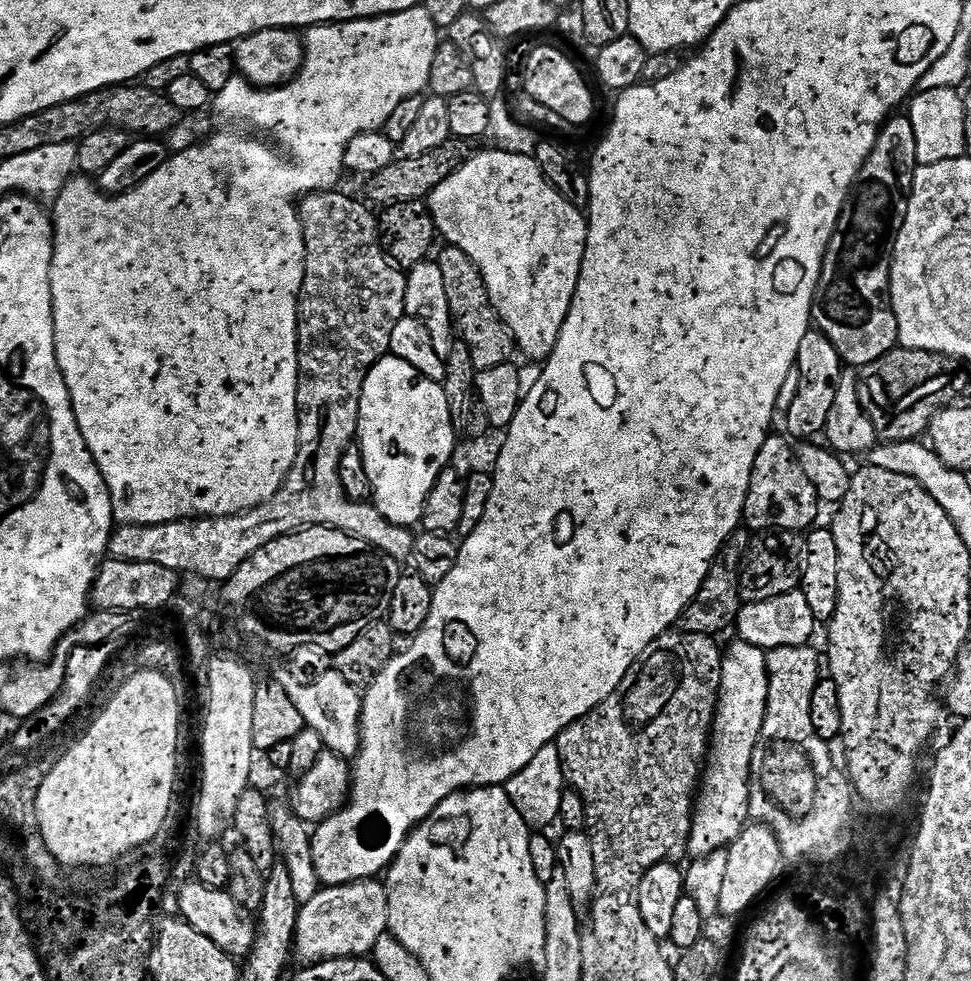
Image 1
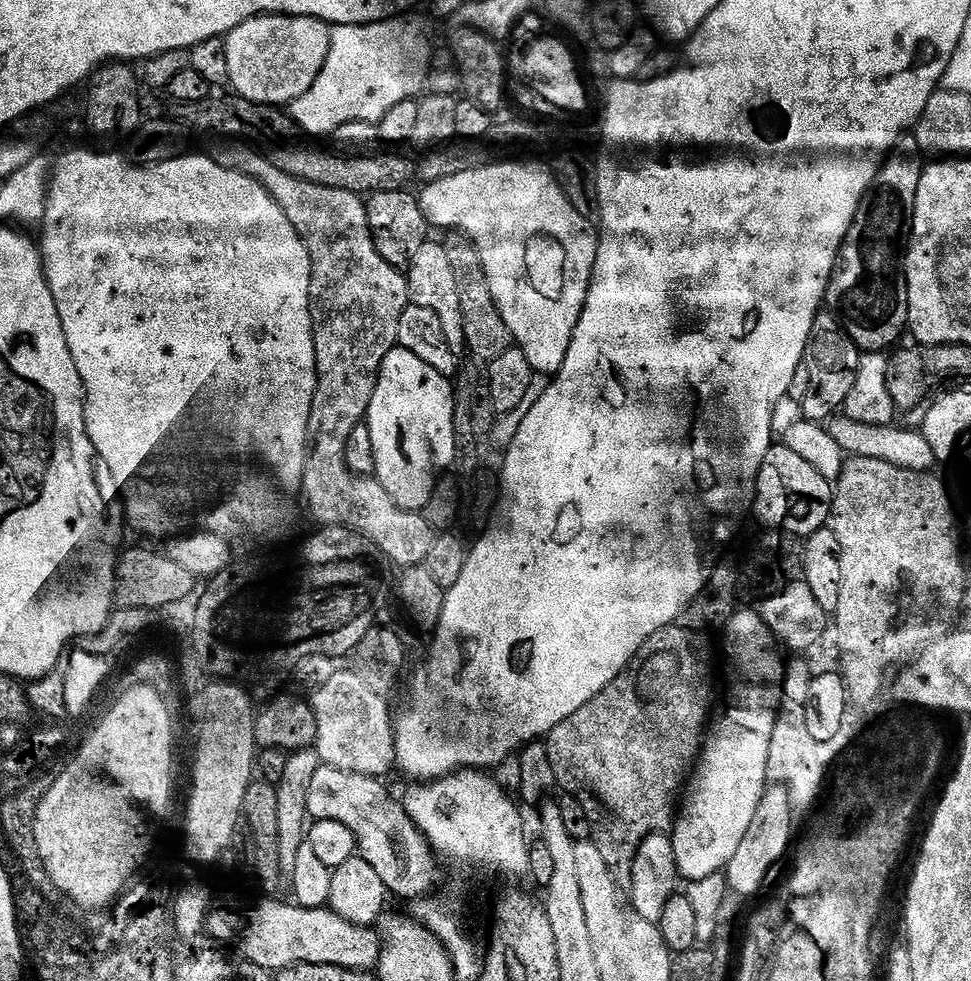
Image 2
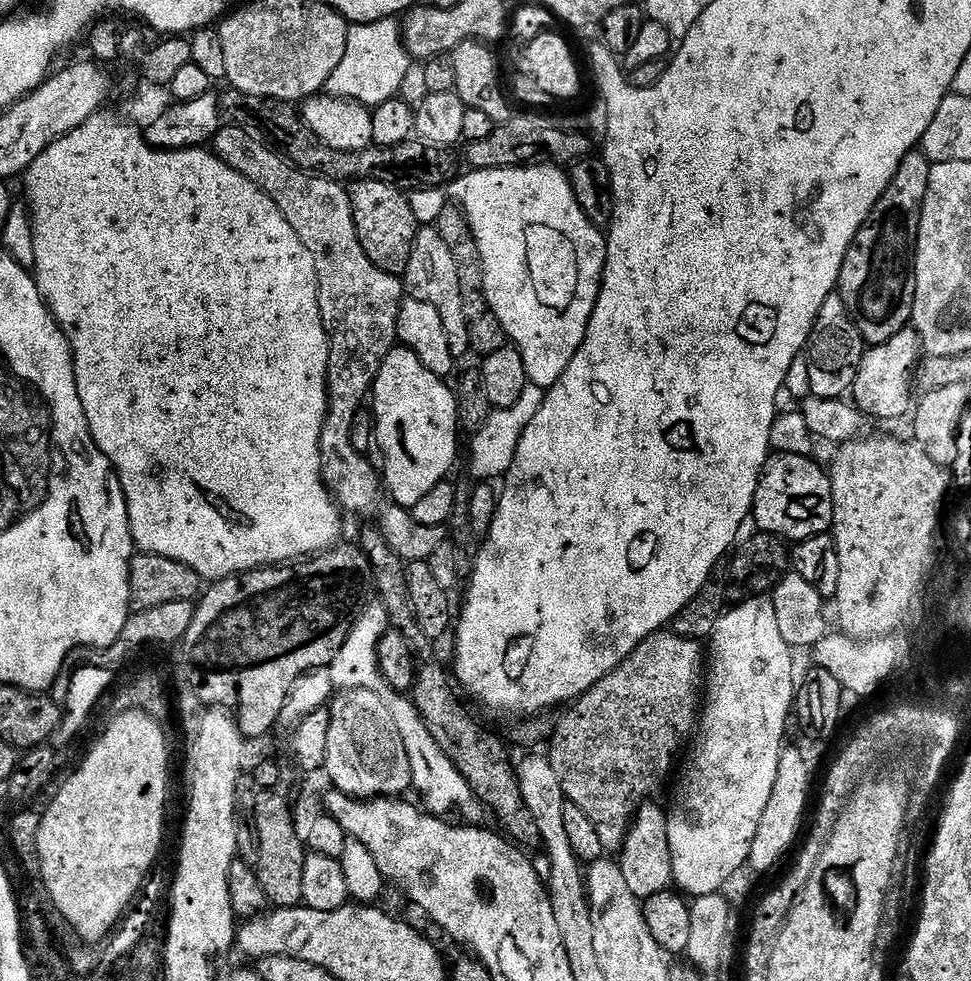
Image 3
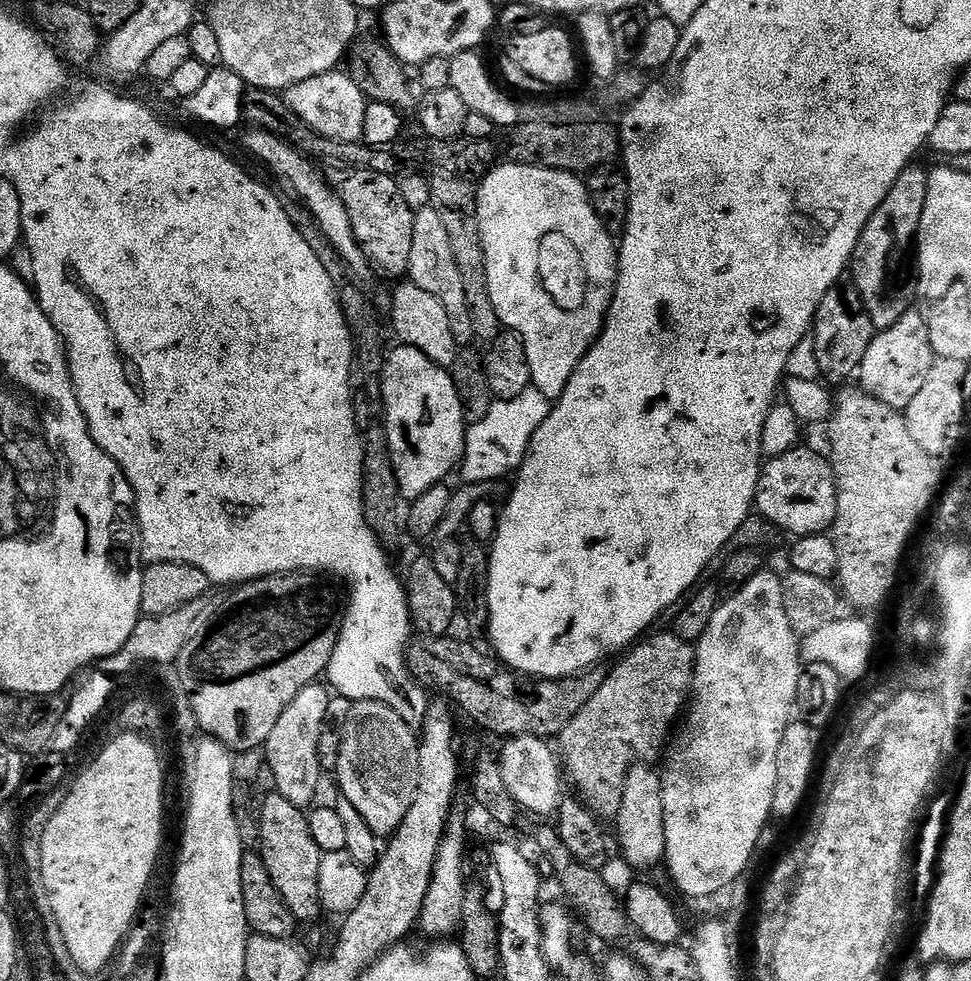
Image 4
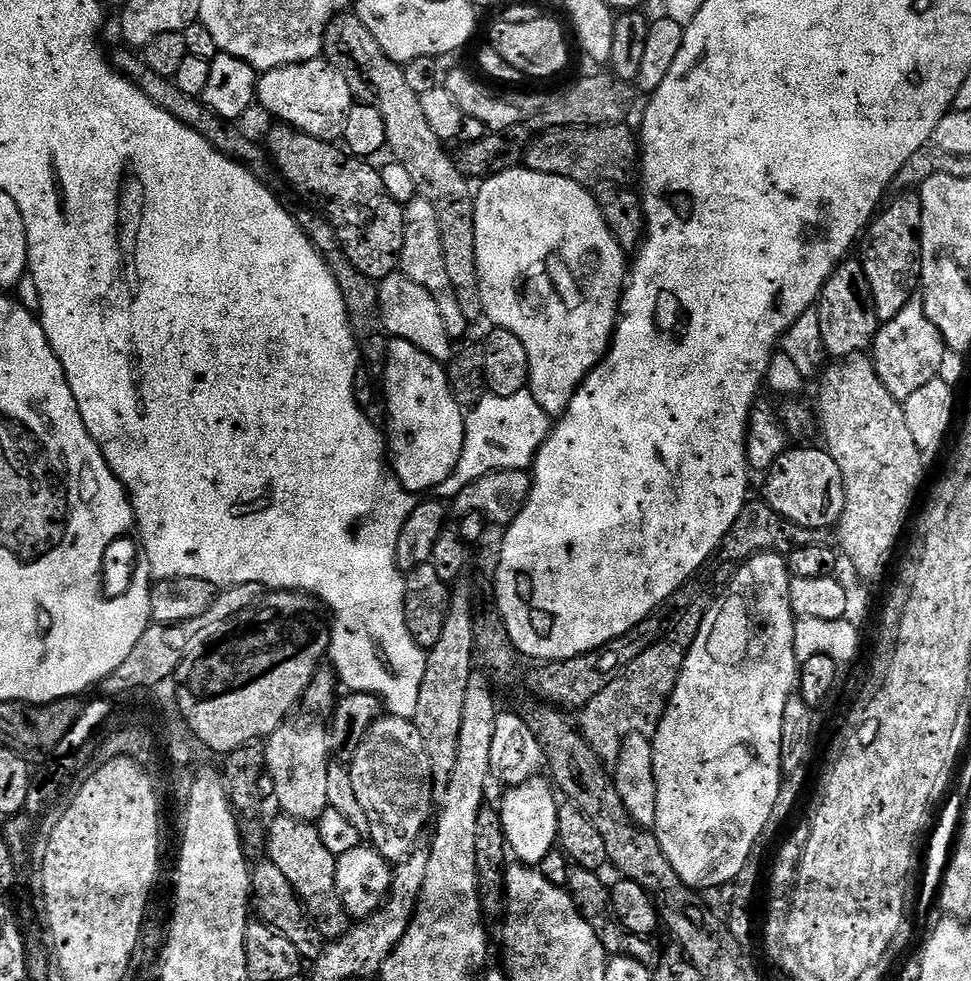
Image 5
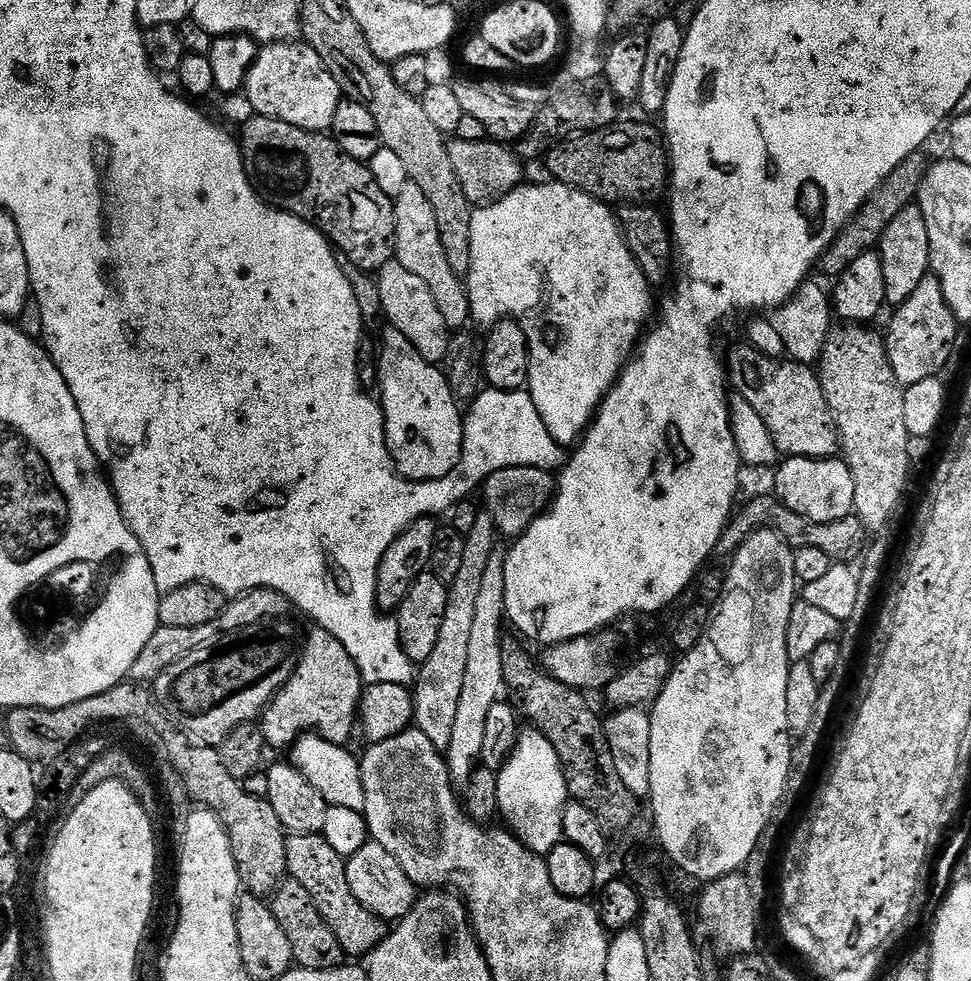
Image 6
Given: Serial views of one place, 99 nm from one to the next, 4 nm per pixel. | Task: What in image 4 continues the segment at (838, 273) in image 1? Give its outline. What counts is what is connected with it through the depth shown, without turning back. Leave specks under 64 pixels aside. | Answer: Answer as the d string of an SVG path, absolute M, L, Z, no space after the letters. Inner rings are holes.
M909 166L898 174L898 182L890 186L890 194L882 198L882 206L874 210L870 222L858 238L858 246L852 255L850 280L870 314L870 322L876 332L885 332L902 314L913 311L917 303L916 235L922 222L922 210L926 206L928 172Z

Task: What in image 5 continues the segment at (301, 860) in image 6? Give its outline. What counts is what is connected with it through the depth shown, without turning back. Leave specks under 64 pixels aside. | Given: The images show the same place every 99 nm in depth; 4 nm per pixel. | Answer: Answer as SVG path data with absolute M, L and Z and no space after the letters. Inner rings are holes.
M283 814L277 815L277 820L268 828L268 852L267 859L274 862L274 866L278 866L278 870L282 870L286 882L290 882L290 886L294 886L296 897L304 903L304 909L308 911L308 916L316 925L318 930L323 934L325 941L331 942L340 939L350 927L350 917L342 906L342 898L336 889L336 856L330 854L330 850L326 850L326 846L322 843L320 837L320 829L315 823L301 822L295 820L292 816Z

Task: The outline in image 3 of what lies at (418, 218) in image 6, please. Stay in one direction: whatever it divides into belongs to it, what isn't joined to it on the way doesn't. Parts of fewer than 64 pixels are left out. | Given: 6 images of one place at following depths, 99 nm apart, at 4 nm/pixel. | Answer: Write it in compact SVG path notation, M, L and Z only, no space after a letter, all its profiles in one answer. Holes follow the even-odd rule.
M421 227L414 238L414 246L410 250L410 262L406 266L402 277L405 293L411 299L420 302L430 302L438 314L442 317L442 326L446 329L446 339L450 341L450 354L457 358L469 355L472 343L470 342L470 330L466 322L466 310L464 309L464 299L460 293L460 283L458 282L458 266L454 262L454 254L450 254L450 246L446 244L446 238L442 238L439 227Z

